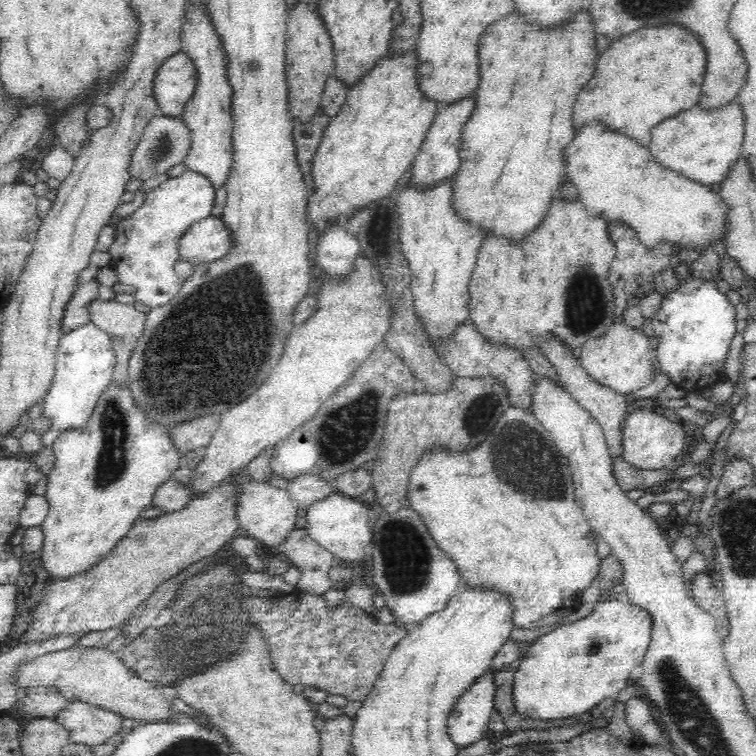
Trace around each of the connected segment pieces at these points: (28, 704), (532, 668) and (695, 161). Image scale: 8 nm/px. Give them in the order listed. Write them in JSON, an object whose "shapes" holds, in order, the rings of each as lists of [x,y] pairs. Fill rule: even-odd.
{"shapes":[[[[30,687],[22,699],[22,708],[34,719],[53,718],[68,704],[69,700],[70,698],[61,696],[50,688]]],[[[626,597],[616,600],[601,600],[588,616],[580,617],[574,624],[559,625],[535,639],[524,654],[513,676],[512,698],[520,716],[534,716],[544,720],[576,718],[592,710],[607,697],[616,696],[630,684],[630,672],[643,663],[652,642],[654,617],[652,613]]],[[[737,99],[714,107],[712,110],[707,110],[698,104],[658,123],[651,130],[651,143],[648,149],[659,165],[673,170],[676,174],[681,174],[696,184],[708,187],[723,182],[730,168],[738,164],[741,158],[739,154],[743,145],[744,133],[745,117]]]]}

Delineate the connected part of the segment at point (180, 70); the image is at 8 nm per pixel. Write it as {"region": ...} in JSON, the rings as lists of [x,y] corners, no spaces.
{"region":[[[178,52],[158,68],[153,91],[159,115],[179,118],[195,91],[197,70],[186,53]]]}

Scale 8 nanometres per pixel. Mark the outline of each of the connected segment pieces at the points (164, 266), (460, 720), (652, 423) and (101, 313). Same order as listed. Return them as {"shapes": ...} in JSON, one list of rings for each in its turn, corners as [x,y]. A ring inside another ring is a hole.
{"shapes":[[[[187,168],[180,176],[168,177],[167,180],[160,183],[154,190],[145,195],[142,206],[130,216],[120,219],[120,222],[113,226],[115,238],[108,250],[112,257],[109,266],[116,272],[118,282],[134,286],[134,290],[136,290],[135,300],[150,306],[152,309],[168,304],[178,294],[183,280],[174,270],[174,265],[180,260],[180,249],[178,248],[180,248],[181,238],[194,223],[211,216],[216,189],[206,175]]],[[[490,668],[482,676],[479,676],[456,701],[456,704],[453,704],[454,708],[447,720],[447,729],[450,738],[458,748],[468,747],[488,733],[488,722],[490,722],[492,713],[495,712],[494,696],[496,696],[497,687],[494,683],[495,671]]],[[[638,409],[633,411],[623,423],[622,444],[625,453],[623,460],[636,469],[668,469],[686,446],[686,432],[682,428],[682,423],[672,422],[652,411]]],[[[96,299],[90,304],[90,320],[111,337],[131,338],[136,342],[144,334],[146,312],[138,311],[132,305],[114,300]]]]}

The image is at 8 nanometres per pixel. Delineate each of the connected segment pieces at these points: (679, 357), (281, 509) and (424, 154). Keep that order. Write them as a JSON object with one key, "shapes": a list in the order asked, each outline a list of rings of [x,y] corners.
{"shapes":[[[[691,275],[690,278],[677,280],[674,290],[668,291],[661,300],[660,308],[649,318],[652,322],[654,336],[658,337],[658,346],[654,353],[656,372],[663,374],[671,383],[687,394],[699,392],[728,380],[726,360],[730,344],[736,335],[736,310],[724,292],[718,290],[715,281]]],[[[247,466],[234,471],[226,480],[222,481],[224,485],[226,482],[232,482],[238,487],[235,499],[236,519],[238,519],[239,533],[249,536],[264,546],[274,548],[284,538],[286,534],[296,526],[297,506],[288,497],[288,492],[284,488],[276,488],[270,486],[269,483],[259,482],[257,479],[251,478],[250,475],[245,474]]],[[[475,94],[466,95],[453,103],[441,106],[413,160],[410,181],[414,181],[418,186],[431,187],[442,179],[456,174],[460,168],[462,130],[464,130],[464,125],[470,121],[470,116],[472,116],[475,107]]]]}

